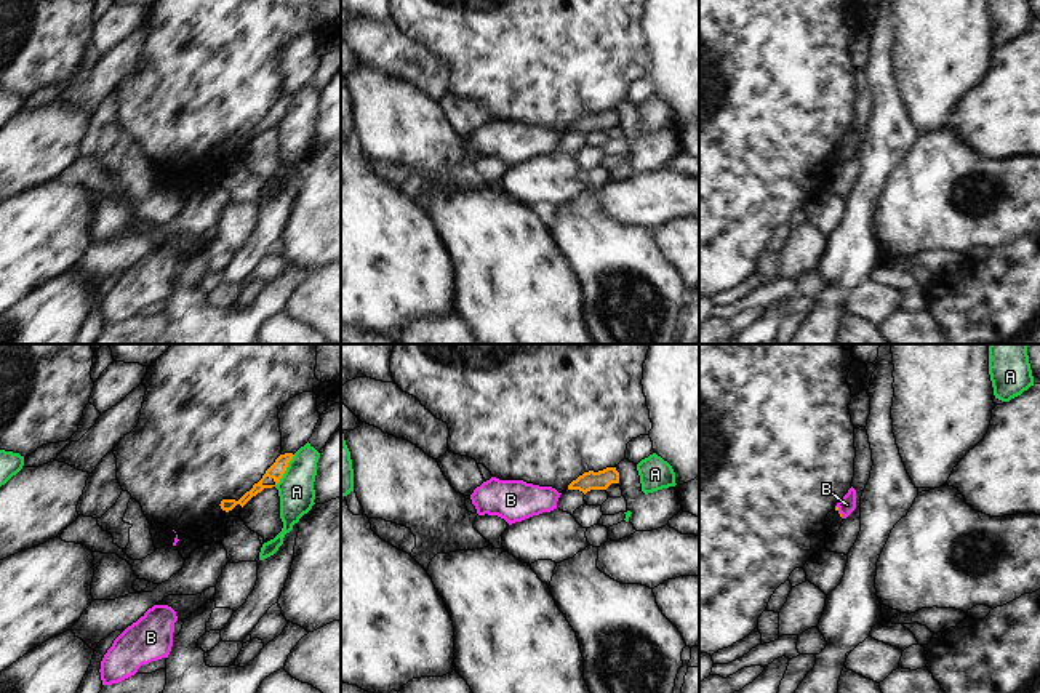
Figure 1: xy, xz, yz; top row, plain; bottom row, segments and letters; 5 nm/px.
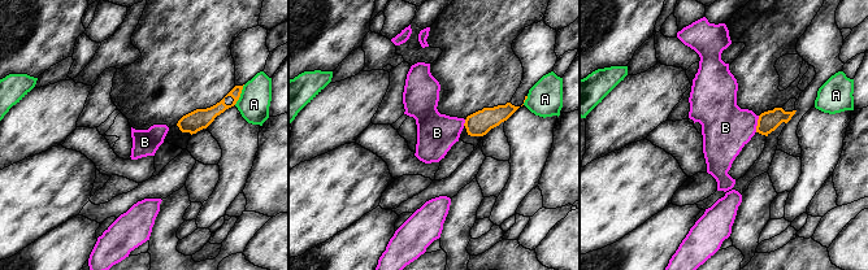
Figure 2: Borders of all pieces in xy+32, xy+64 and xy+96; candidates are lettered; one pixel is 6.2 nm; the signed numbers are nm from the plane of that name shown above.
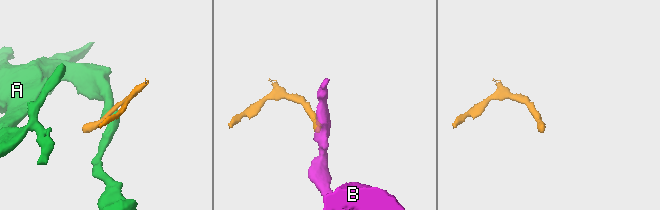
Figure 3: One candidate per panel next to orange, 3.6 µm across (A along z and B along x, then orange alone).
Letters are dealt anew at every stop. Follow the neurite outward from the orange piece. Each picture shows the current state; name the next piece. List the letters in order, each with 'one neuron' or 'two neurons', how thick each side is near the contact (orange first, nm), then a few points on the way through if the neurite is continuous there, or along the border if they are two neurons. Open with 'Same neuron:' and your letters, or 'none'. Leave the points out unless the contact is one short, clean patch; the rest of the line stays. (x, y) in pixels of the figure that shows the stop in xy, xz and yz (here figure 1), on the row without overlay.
Same neuron: none
A: two neurons; calibres 80 and 180 nm; border xy (295, 96), (284, 117), (274, 127)
B: two neurons; calibres 20 and 90 nm; border yz (836, 148), (842, 157)

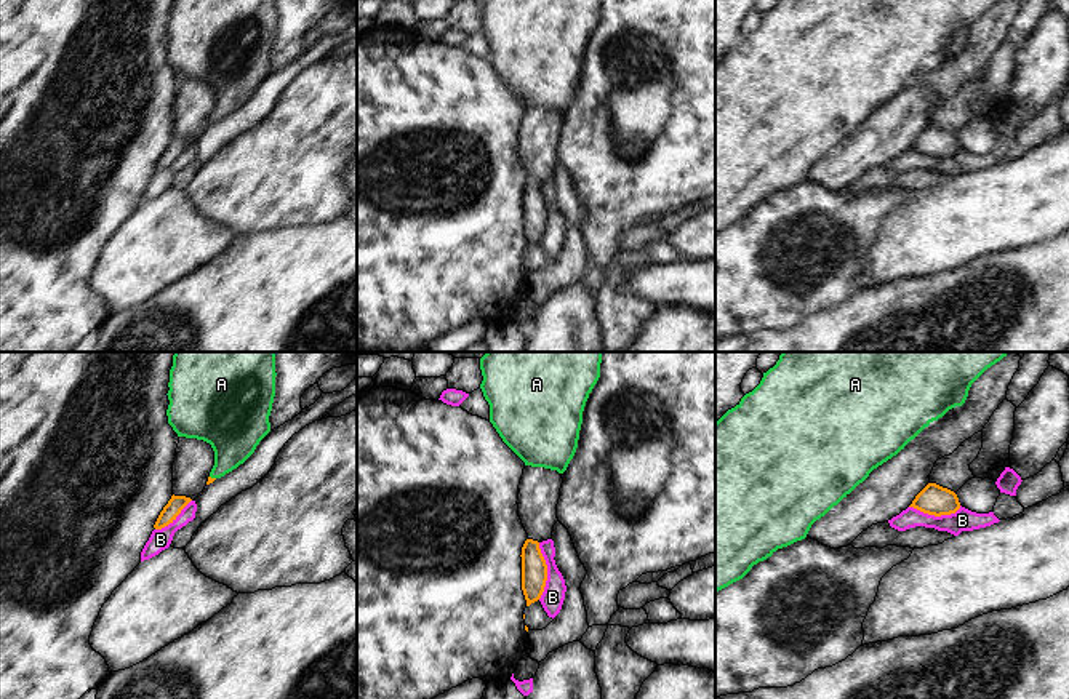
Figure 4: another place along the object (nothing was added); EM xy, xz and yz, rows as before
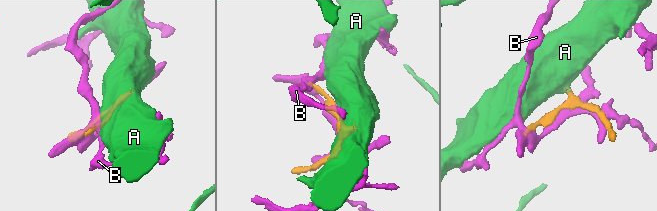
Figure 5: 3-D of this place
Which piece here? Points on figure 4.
Same neuron: A
A: one neuron; calibres 30 and 260 nm; way xy (210, 122), (213, 120), (232, 88), (234, 75)
B: two neurons; calibres 130 and 120 nm

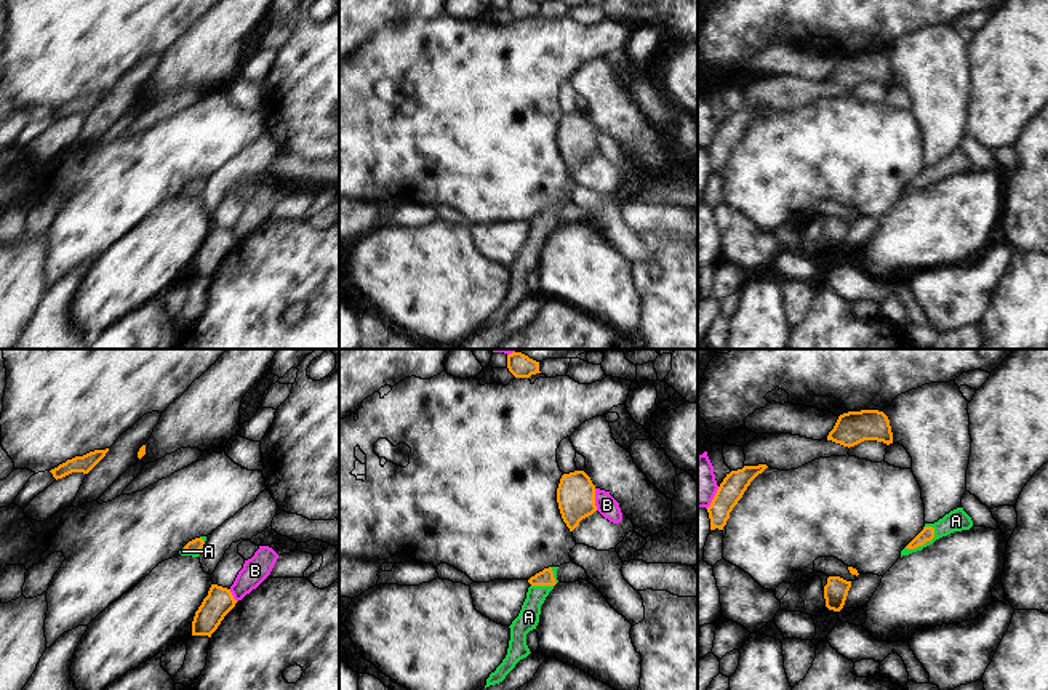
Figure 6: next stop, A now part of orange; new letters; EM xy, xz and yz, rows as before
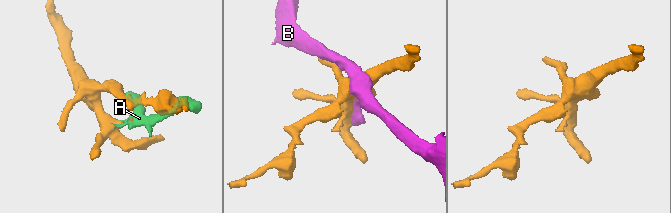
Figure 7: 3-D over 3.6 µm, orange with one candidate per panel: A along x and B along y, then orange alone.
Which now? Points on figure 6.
Same neuron: A
A: one neuron; calibres 70 and 110 nm; way yz (927, 175), (924, 184), (956, 162)
B: two neurons; calibres 190 and 100 nm

